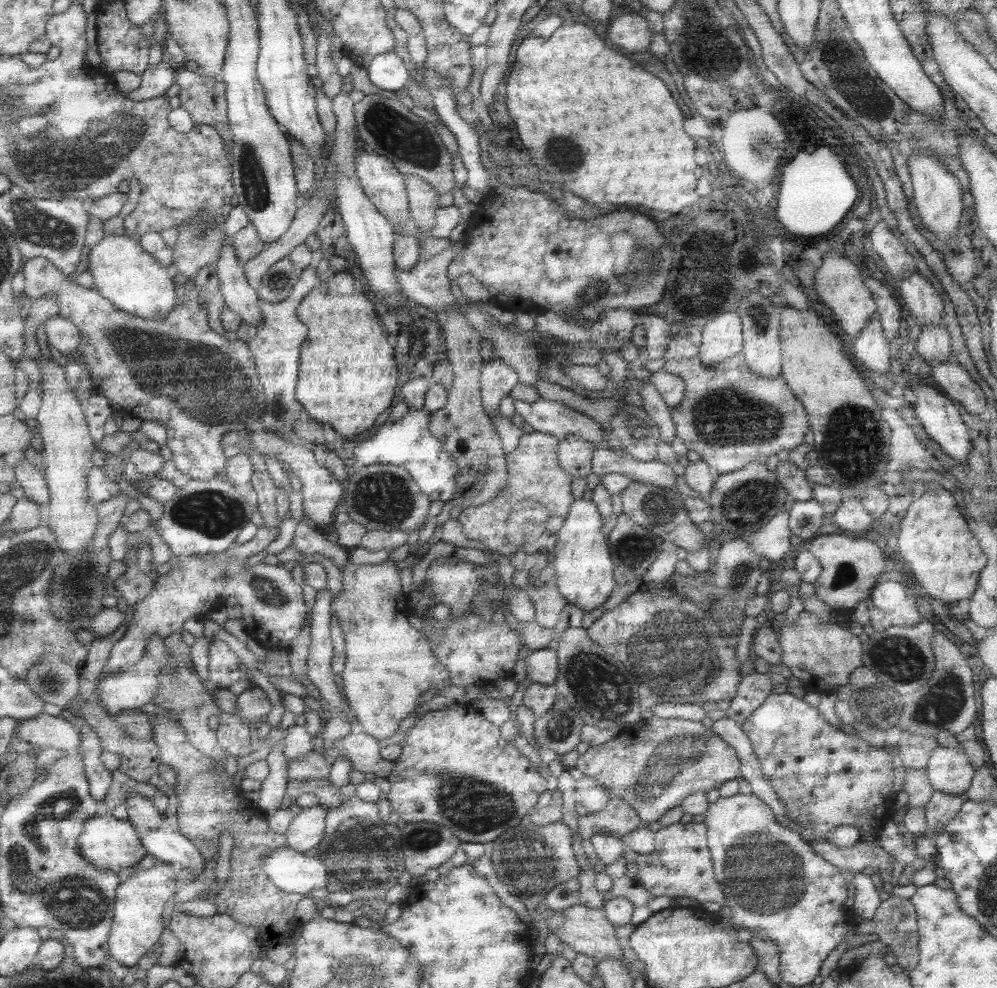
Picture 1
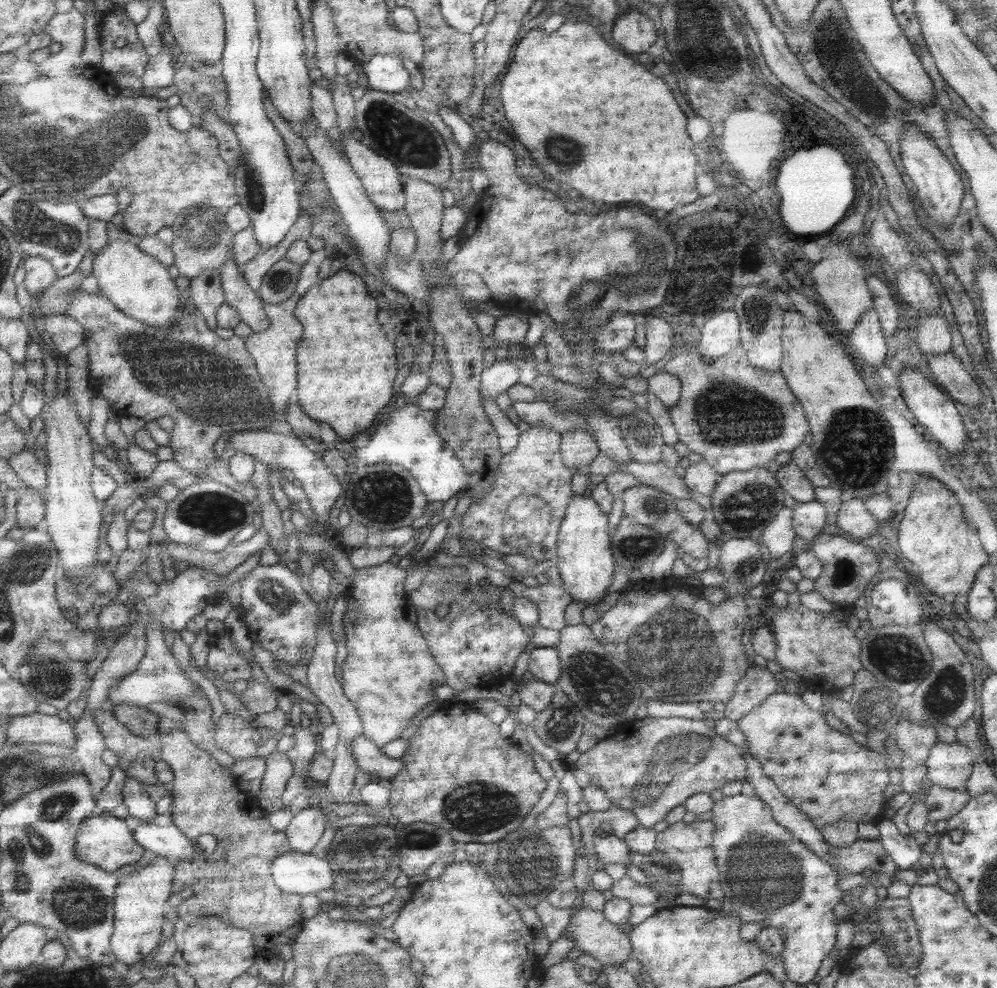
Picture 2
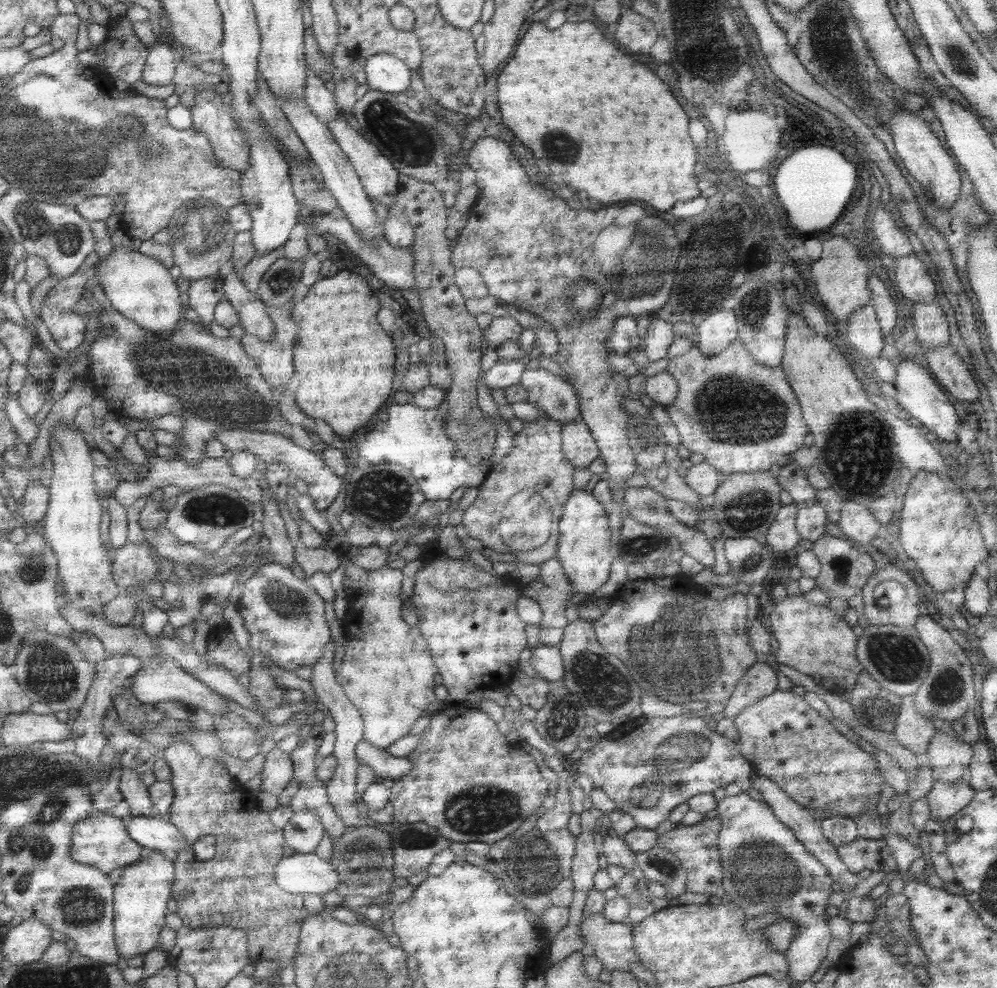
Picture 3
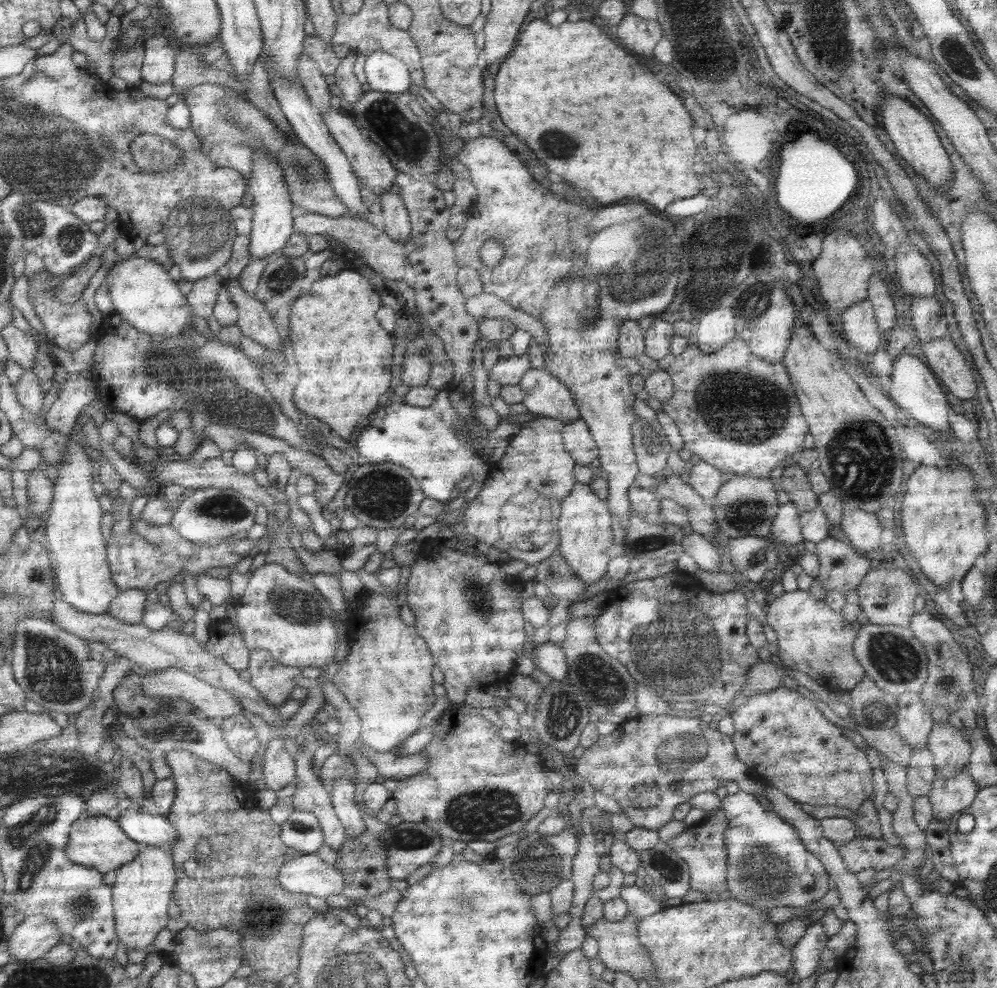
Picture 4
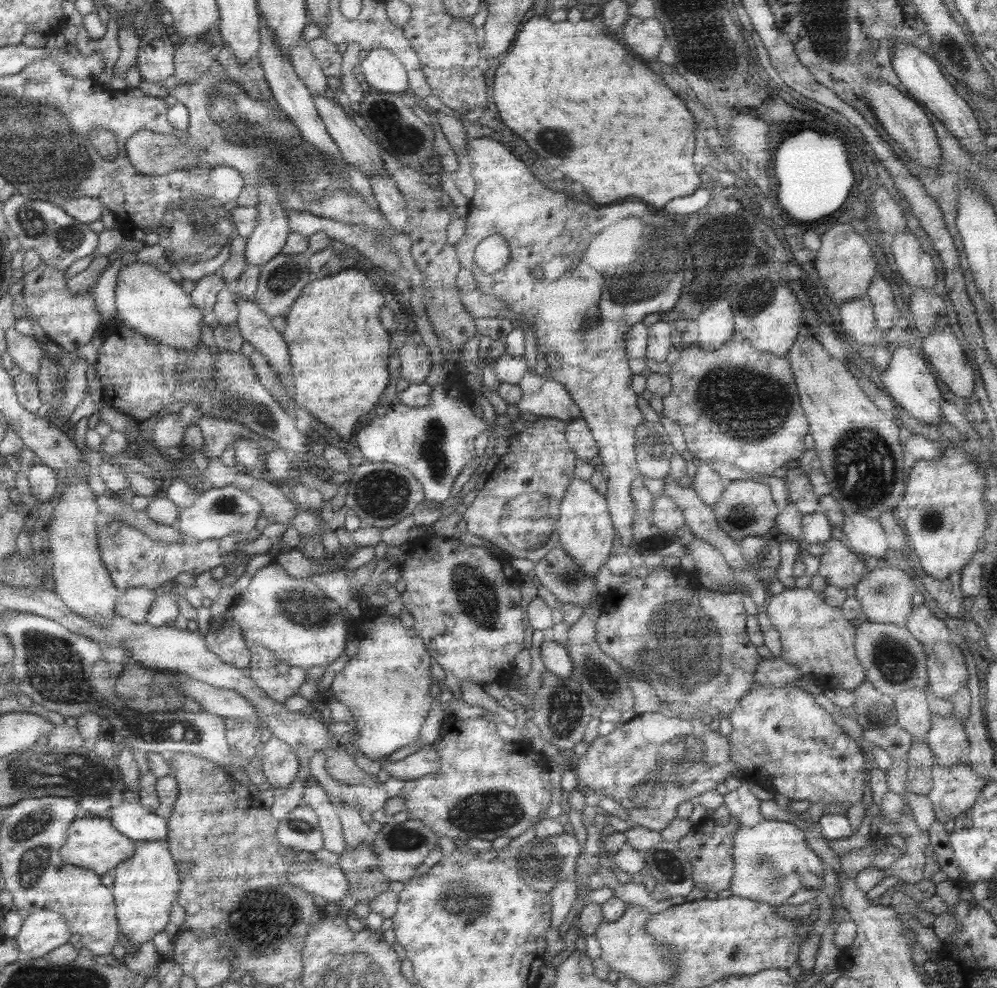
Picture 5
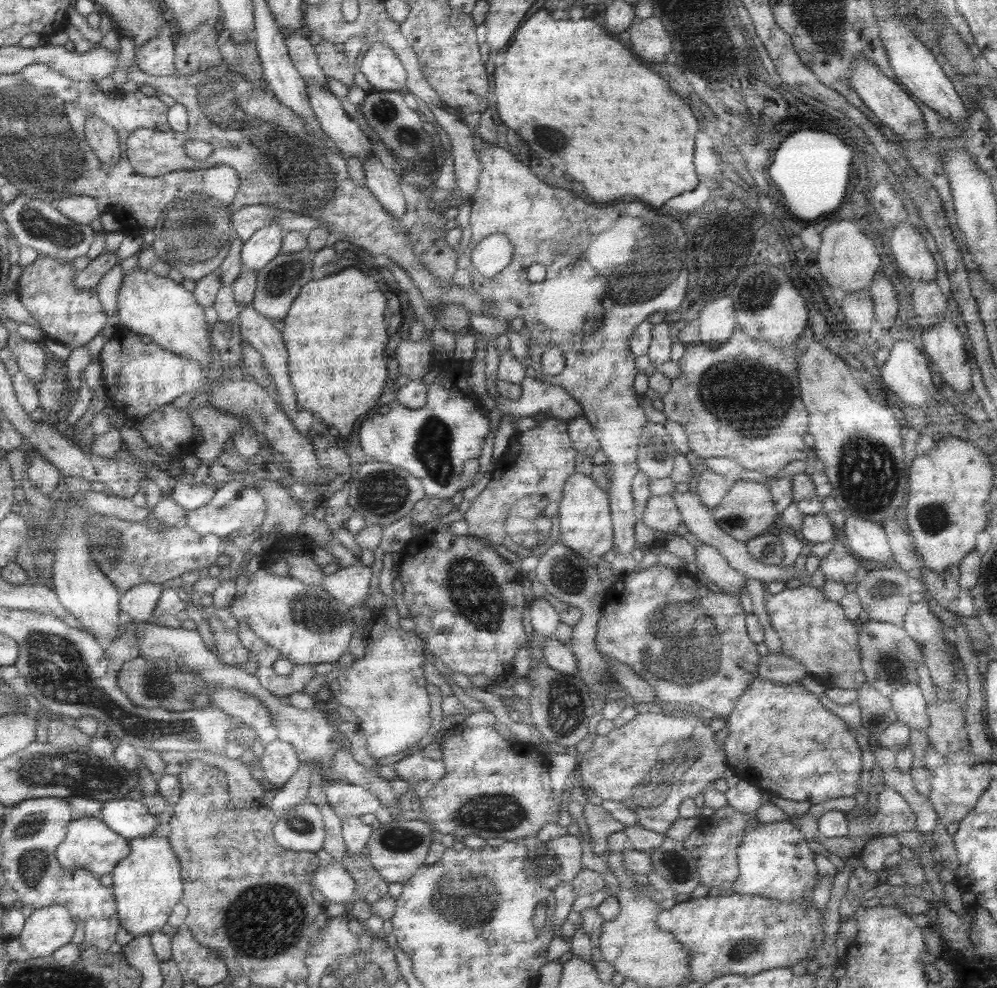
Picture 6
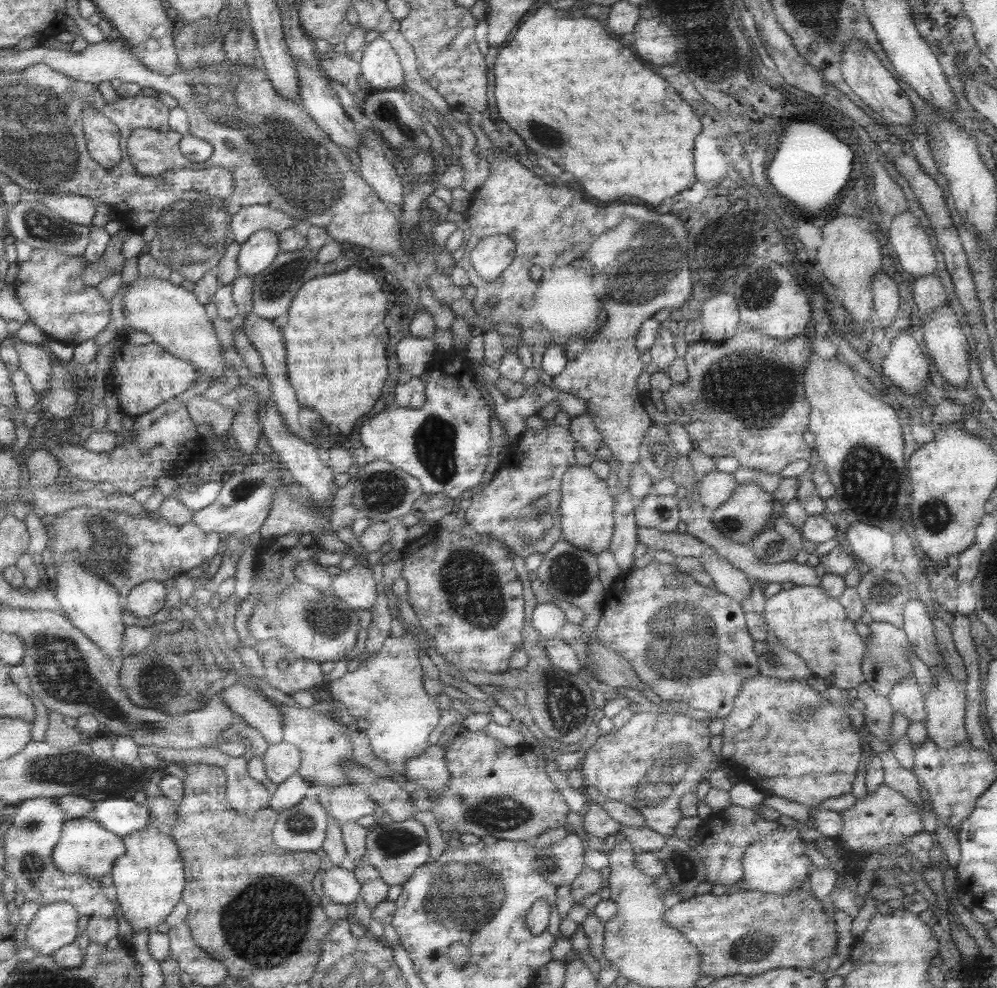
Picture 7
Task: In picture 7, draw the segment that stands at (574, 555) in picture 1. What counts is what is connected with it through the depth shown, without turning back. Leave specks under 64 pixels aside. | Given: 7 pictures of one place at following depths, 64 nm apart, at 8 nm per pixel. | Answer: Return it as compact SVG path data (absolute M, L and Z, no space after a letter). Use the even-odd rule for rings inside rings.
M571 466L561 478L561 500L559 500L559 520L561 520L561 540L573 544L575 548L593 552L595 556L609 548L613 536L613 508L615 494L613 488L605 484L589 466Z

